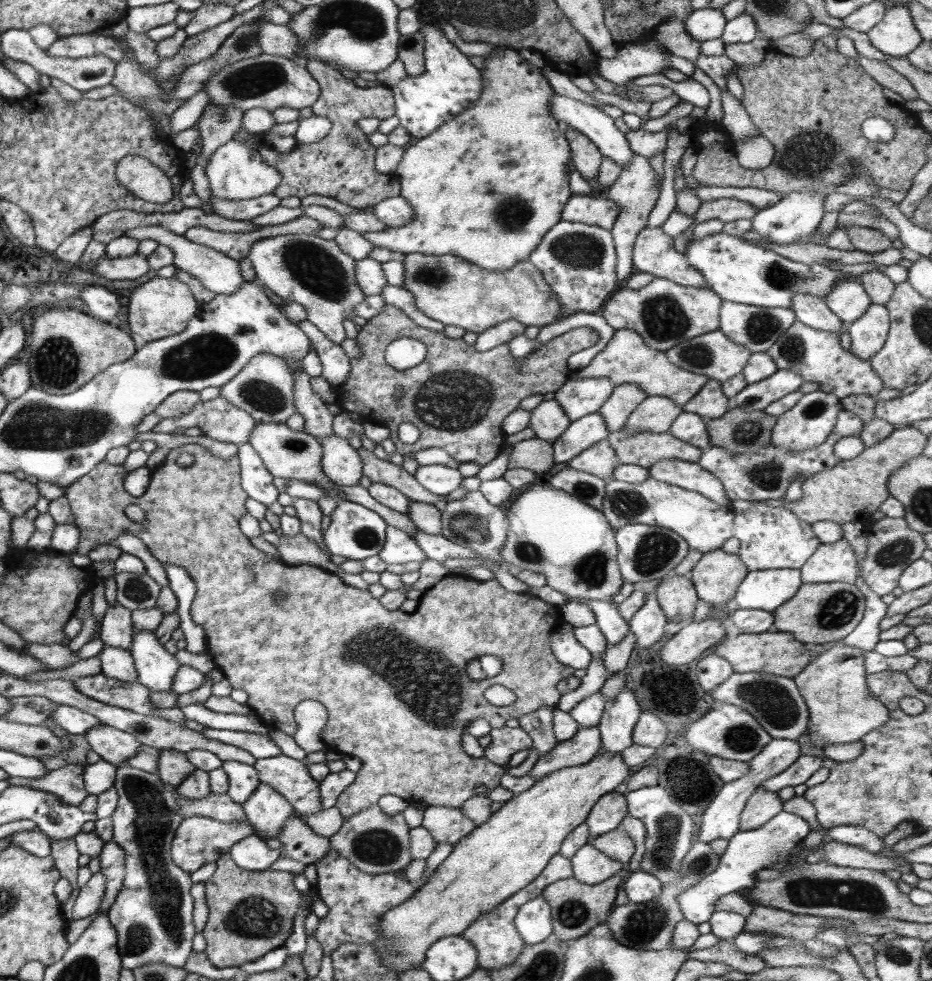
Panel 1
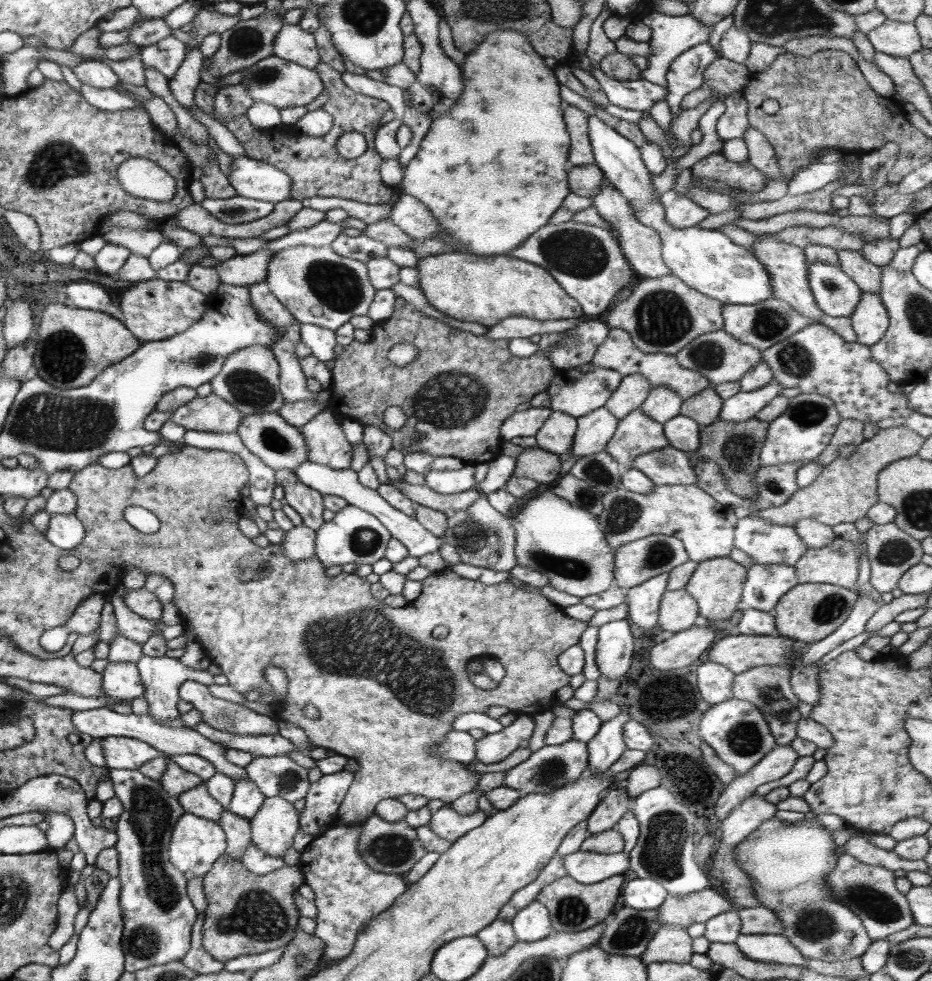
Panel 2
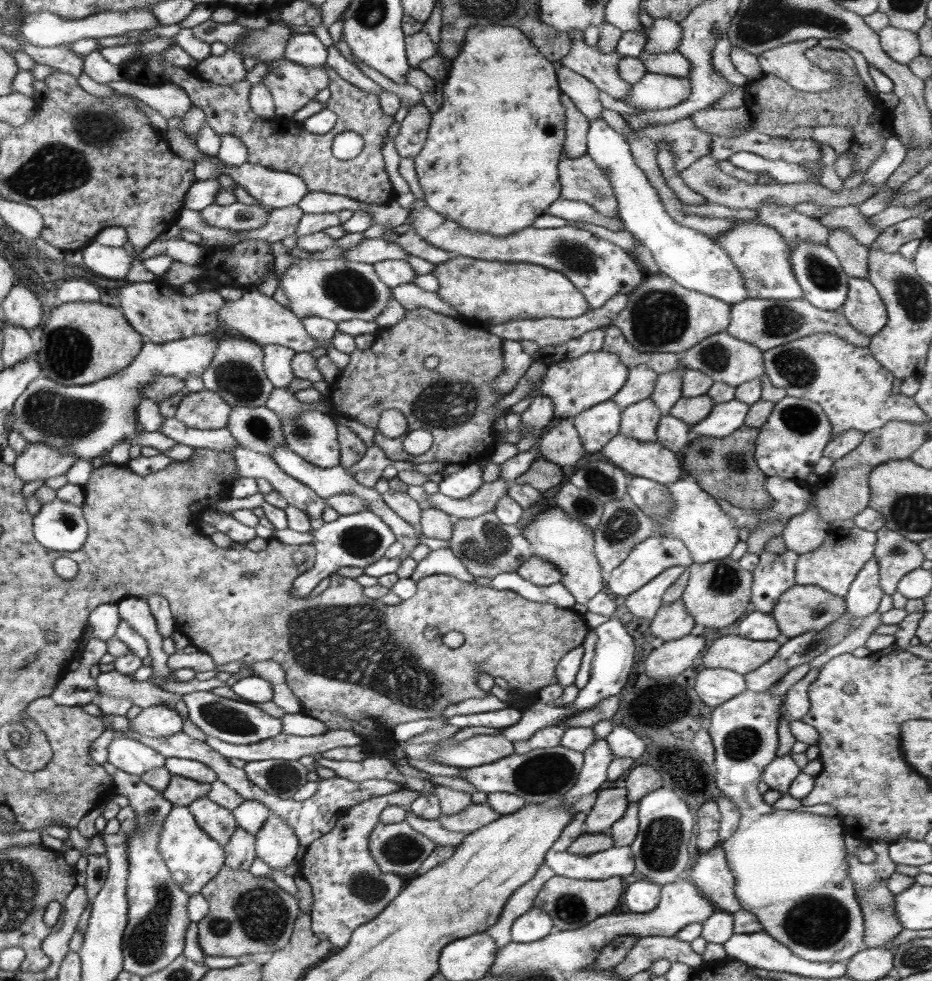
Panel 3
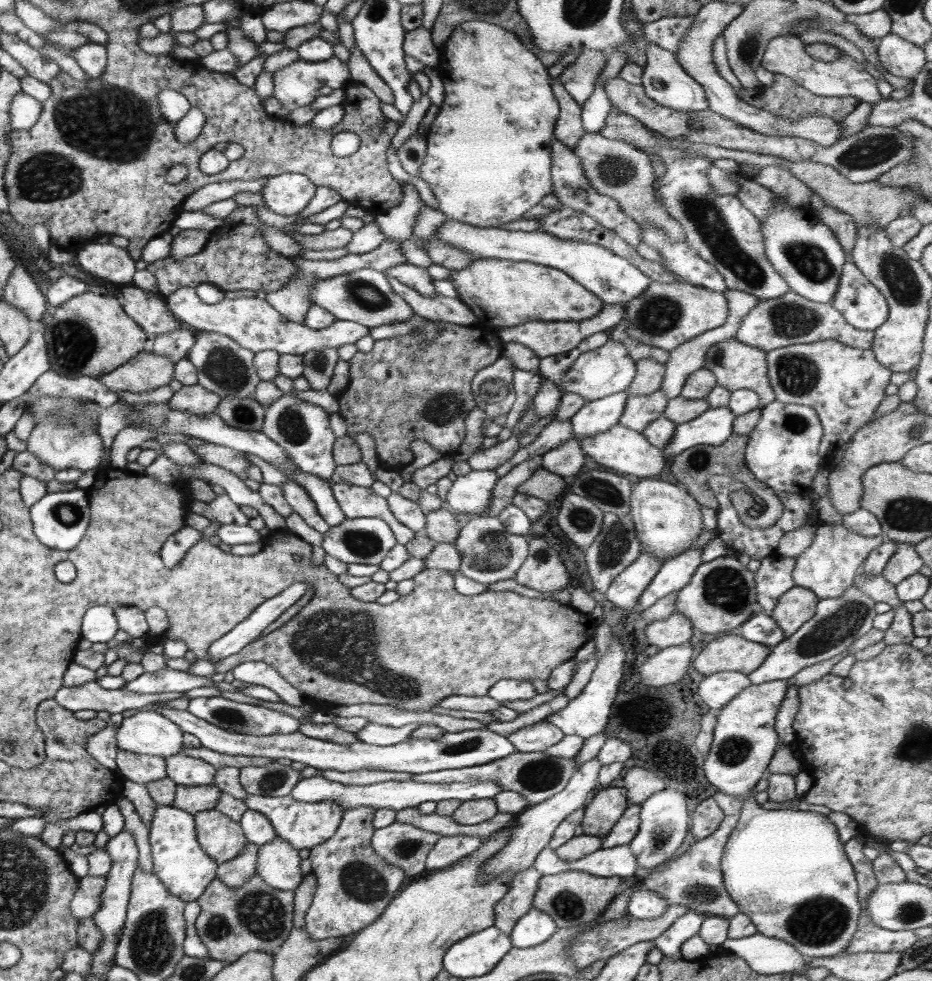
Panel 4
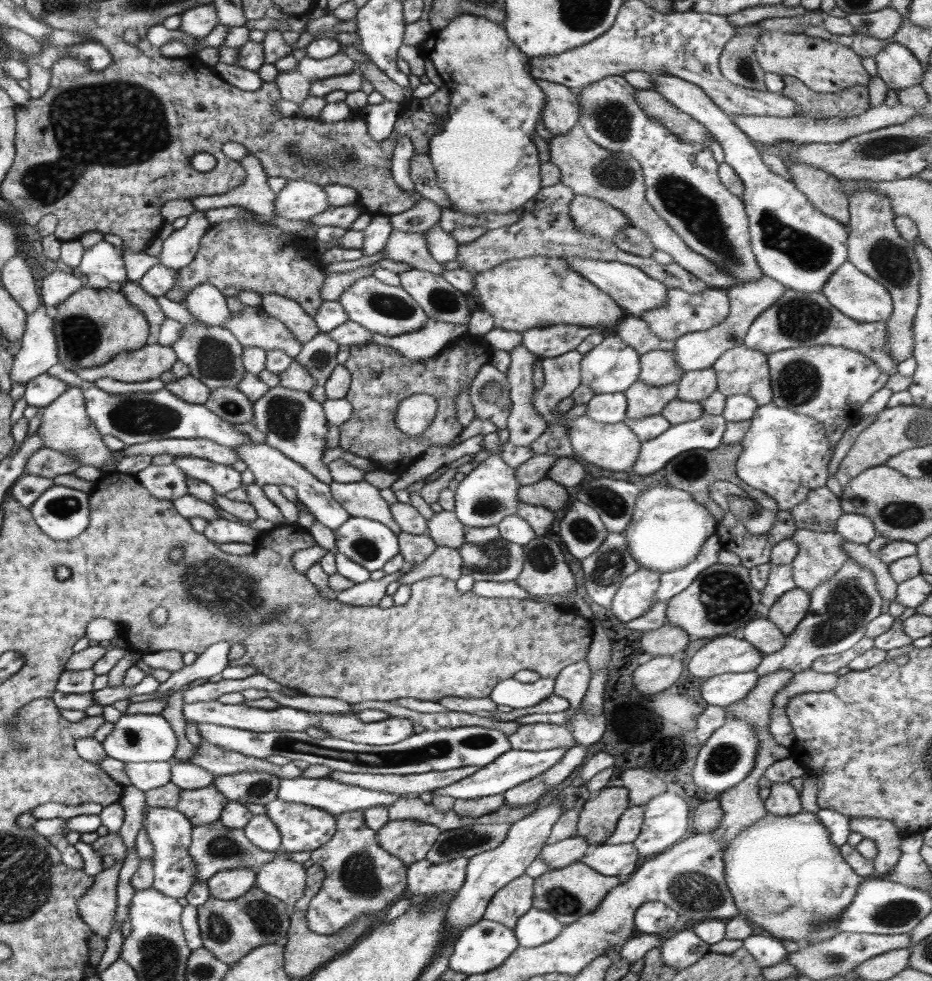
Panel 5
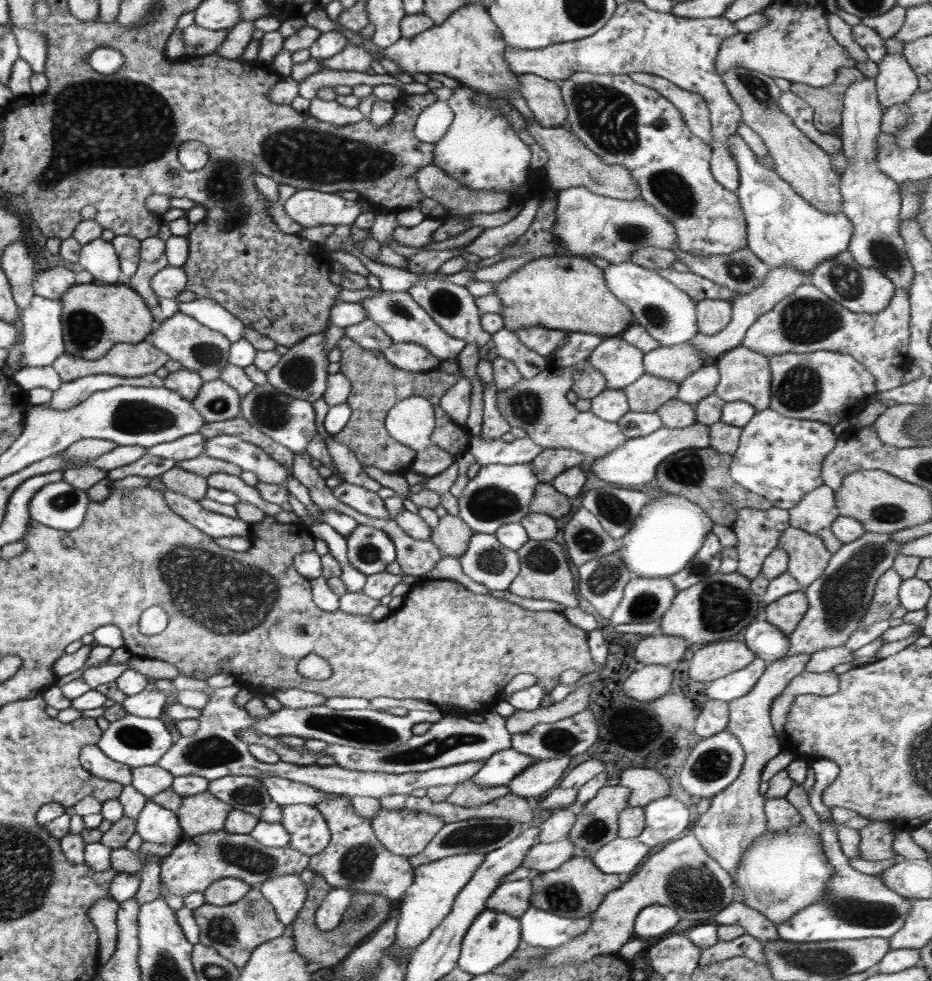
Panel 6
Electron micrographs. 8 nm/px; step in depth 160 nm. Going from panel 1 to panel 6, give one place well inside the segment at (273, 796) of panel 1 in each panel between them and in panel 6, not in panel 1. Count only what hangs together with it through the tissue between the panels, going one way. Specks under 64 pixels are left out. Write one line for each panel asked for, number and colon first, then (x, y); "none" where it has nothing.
2: (273, 829)
3: (276, 844)
4: (278, 863)
5: (284, 879)
6: (287, 894)

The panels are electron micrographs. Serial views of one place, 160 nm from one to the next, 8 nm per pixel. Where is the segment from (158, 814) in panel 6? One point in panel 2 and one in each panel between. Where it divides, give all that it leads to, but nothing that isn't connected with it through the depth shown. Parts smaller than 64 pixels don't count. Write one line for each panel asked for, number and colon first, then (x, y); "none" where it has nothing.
2: (196, 843)
3: (193, 858)
4: (182, 865)
5: (169, 832)

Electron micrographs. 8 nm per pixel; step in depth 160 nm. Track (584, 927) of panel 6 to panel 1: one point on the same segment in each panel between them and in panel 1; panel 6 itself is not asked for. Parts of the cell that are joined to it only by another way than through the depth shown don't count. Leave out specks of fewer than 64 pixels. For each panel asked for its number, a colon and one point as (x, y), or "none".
1: (533, 921)
2: (533, 922)
3: (534, 924)
4: (535, 927)
5: (536, 927)

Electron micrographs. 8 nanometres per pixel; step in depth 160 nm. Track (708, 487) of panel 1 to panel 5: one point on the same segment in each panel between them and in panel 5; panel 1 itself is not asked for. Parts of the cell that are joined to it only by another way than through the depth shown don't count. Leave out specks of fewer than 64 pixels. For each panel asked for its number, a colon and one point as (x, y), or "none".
2: (668, 465)
3: (650, 460)
4: (621, 450)
5: (615, 447)

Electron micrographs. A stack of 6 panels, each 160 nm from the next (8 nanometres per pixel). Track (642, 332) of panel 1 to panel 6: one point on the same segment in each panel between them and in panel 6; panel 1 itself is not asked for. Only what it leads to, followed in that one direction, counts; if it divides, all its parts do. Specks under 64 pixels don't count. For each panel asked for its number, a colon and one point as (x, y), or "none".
2: (662, 314)
3: (660, 315)
4: (666, 315)
5: (682, 312)
6: (712, 315)

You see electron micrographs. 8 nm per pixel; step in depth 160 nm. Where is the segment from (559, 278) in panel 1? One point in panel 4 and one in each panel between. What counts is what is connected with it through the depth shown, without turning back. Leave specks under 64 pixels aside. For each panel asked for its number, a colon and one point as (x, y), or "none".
2: (586, 260)
3: (600, 270)
4: (615, 280)

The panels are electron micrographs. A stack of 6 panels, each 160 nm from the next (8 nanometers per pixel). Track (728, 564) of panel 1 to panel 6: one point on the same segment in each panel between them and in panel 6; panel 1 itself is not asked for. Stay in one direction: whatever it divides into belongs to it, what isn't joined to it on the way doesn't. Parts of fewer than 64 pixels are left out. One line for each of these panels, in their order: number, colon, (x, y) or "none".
2: (717, 584)
3: (717, 594)
4: (721, 595)
5: (722, 598)
6: (722, 604)

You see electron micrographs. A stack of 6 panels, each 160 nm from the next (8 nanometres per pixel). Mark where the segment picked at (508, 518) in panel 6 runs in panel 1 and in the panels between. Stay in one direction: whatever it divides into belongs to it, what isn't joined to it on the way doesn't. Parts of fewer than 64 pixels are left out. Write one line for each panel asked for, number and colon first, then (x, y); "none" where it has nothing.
1: (439, 479)
2: (446, 481)
3: (462, 484)
4: (471, 494)
5: (488, 493)

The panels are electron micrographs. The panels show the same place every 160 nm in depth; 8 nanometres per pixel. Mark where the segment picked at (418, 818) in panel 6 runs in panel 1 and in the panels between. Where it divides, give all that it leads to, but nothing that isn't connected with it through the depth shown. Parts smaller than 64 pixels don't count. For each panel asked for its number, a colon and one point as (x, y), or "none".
1: (376, 843)
2: (392, 848)
3: (397, 848)
4: (403, 845)
5: (408, 840)

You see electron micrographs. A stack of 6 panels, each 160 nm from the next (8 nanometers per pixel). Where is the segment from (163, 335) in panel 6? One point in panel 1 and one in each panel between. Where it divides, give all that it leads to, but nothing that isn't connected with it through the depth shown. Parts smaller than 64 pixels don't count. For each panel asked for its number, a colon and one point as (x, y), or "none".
1: (263, 388)
2: (249, 381)
3: (236, 373)
4: (223, 366)
5: (213, 355)

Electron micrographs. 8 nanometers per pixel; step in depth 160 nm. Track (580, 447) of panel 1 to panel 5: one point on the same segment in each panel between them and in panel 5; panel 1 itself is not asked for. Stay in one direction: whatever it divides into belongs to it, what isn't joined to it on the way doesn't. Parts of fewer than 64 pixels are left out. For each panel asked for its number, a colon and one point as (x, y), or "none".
2: (594, 430)
3: (599, 424)
4: (598, 416)
5: (610, 408)

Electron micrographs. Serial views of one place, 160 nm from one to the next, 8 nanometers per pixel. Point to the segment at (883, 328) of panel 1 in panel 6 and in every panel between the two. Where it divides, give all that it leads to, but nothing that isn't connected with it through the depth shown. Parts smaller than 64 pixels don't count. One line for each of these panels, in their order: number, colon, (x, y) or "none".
2: (870, 321)
3: (864, 310)
4: (861, 304)
5: (851, 292)
6: (861, 290)

